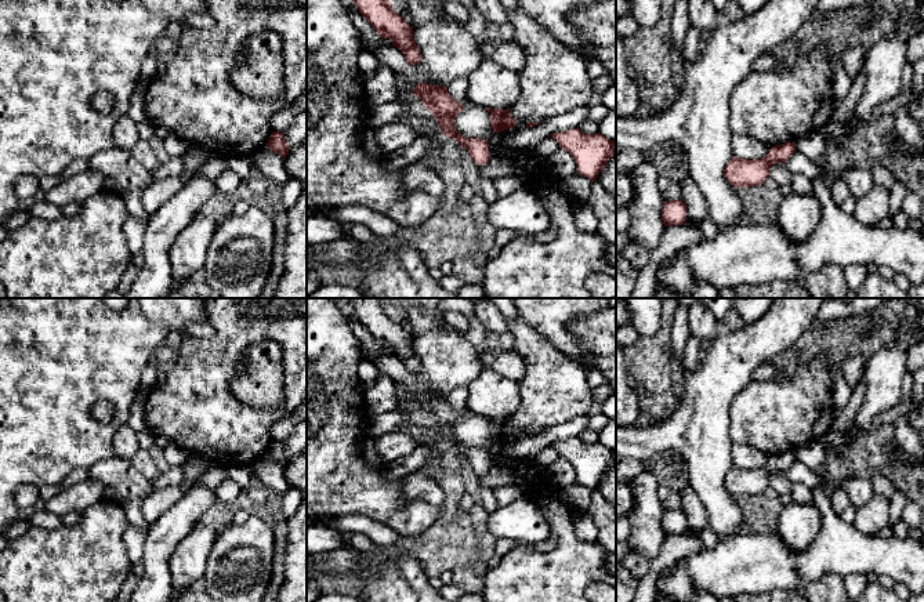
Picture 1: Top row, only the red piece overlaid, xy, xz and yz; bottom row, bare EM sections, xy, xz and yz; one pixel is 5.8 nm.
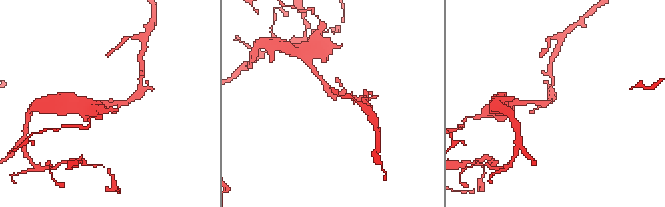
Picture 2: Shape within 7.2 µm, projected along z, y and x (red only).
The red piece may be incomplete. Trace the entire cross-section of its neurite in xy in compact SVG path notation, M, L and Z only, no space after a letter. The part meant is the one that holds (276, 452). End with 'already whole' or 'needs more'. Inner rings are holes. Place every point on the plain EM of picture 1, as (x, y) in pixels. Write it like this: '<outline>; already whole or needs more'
M273 440L267 454L269 456L269 458L280 464L283 468L289 464L289 454L283 442L280 440Z; already whole

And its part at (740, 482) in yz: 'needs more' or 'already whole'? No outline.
already whole

